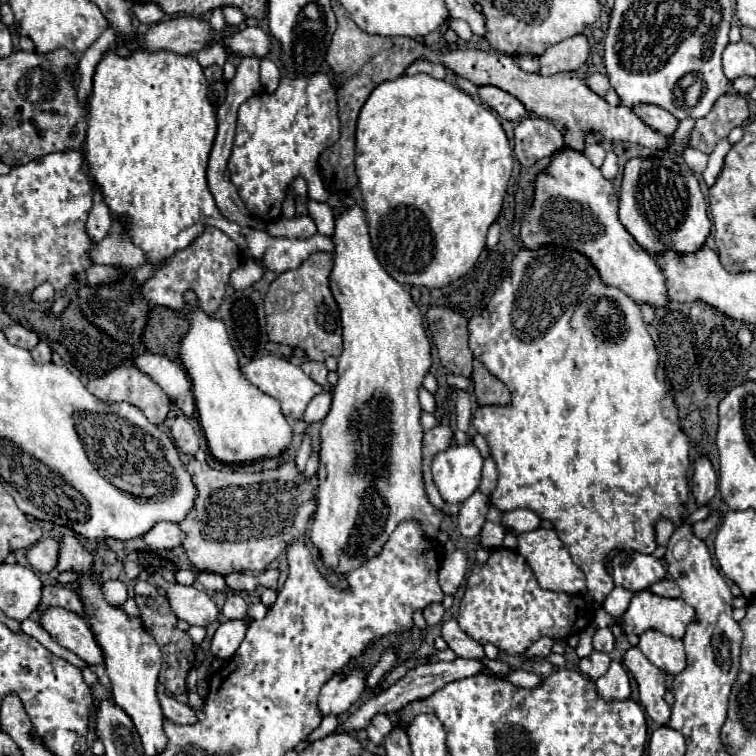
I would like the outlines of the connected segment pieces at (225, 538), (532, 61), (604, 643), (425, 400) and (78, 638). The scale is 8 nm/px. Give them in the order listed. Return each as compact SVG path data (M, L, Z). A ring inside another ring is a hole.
M192 459L186 465L186 469L188 473L192 473L192 479L200 489L200 495L196 499L192 513L180 523L180 529L184 529L186 533L182 547L186 549L190 563L200 571L210 571L218 575L228 575L236 571L264 571L288 547L288 543L292 543L292 539L304 535L306 525L316 511L314 493L318 487L318 475L306 479L304 473L298 471L294 461L286 461L274 469L248 473L248 471L220 471L210 467L206 461L200 463Z
M517 55L514 57L515 63L528 73L539 72L539 58L532 55Z
M608 627L604 629L598 629L596 635L594 635L594 641L592 641L594 649L596 651L602 651L602 653L610 653L614 649L614 635Z
M420 387L420 405L428 413L434 413L436 411L436 399L434 399L434 395L430 391L426 391L424 387Z
M52 607L46 609L38 617L38 621L52 635L54 641L76 653L88 665L104 665L104 653L100 645L96 645L96 637L92 629L88 629L84 617L76 617L66 609Z

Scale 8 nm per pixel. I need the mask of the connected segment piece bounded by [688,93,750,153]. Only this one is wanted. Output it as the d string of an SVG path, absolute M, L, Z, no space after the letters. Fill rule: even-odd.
M724 95L716 101L712 113L704 119L698 119L690 137L688 137L688 147L700 149L704 153L712 153L716 143L724 137L734 127L740 127L750 113L748 101L744 95Z

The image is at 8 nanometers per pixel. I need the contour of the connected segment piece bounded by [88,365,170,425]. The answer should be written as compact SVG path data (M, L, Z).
M122 365L100 379L92 379L88 391L102 401L128 401L136 405L154 425L160 425L170 411L170 397L138 367Z

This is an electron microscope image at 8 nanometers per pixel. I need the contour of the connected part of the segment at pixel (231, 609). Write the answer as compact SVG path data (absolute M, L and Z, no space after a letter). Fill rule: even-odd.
M238 593L228 595L226 597L226 603L222 607L222 615L226 619L242 619L242 621L248 621L248 605L242 599L242 595L238 595Z

